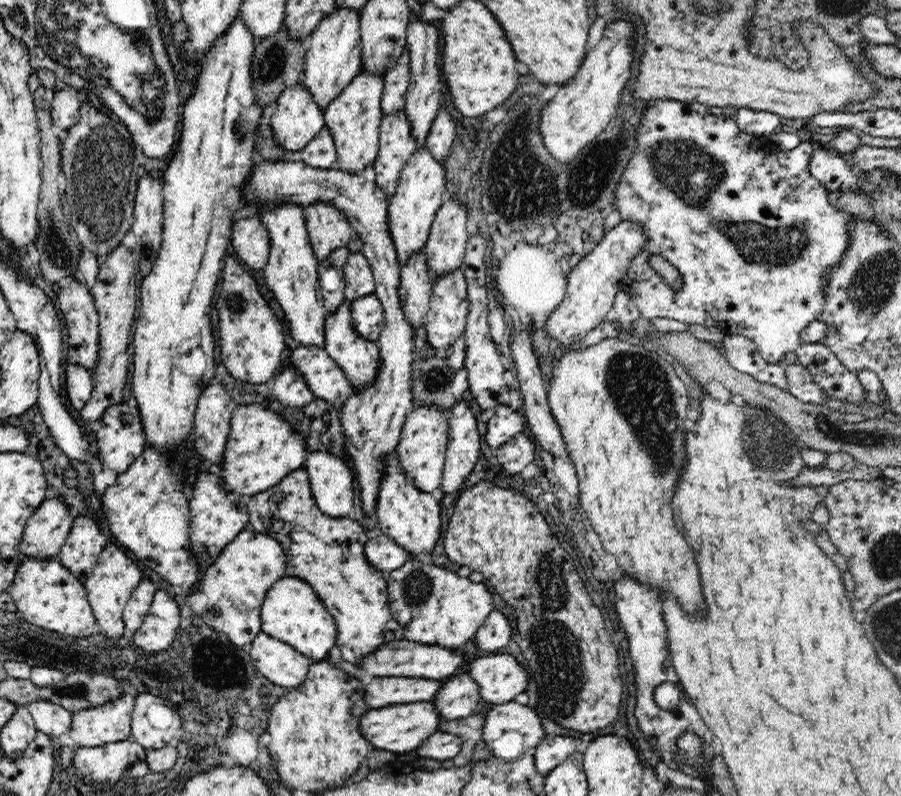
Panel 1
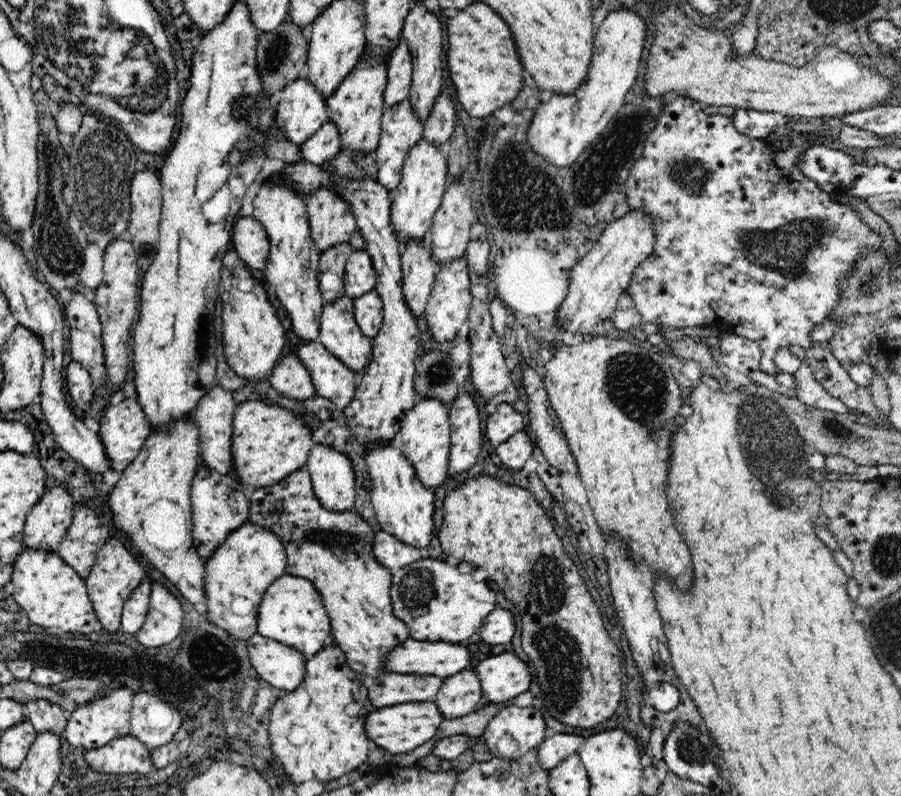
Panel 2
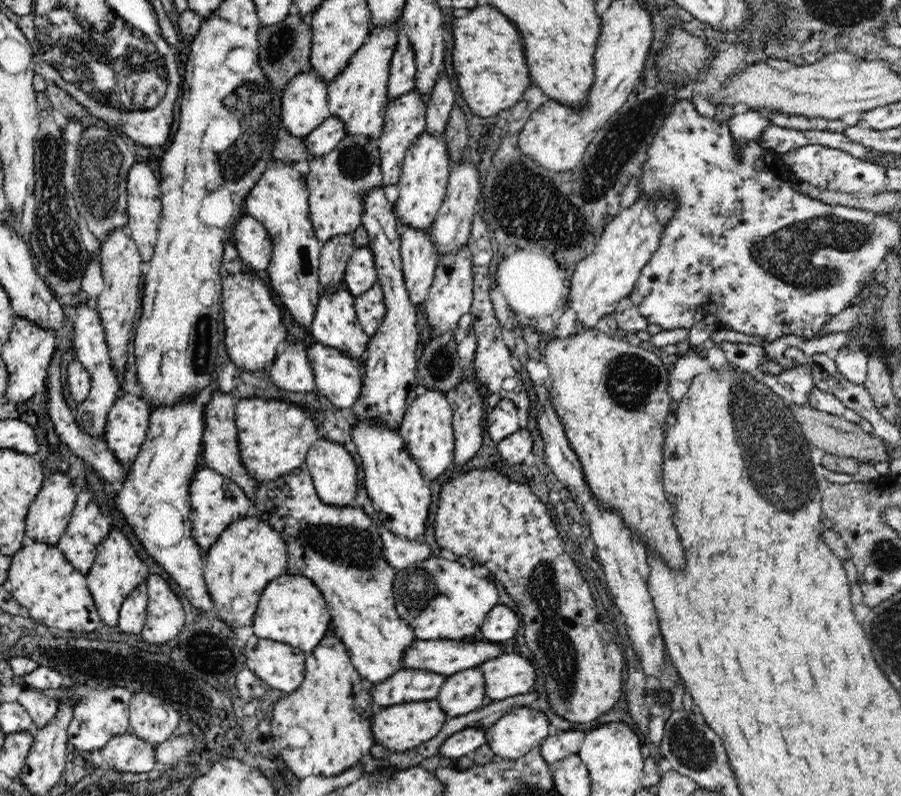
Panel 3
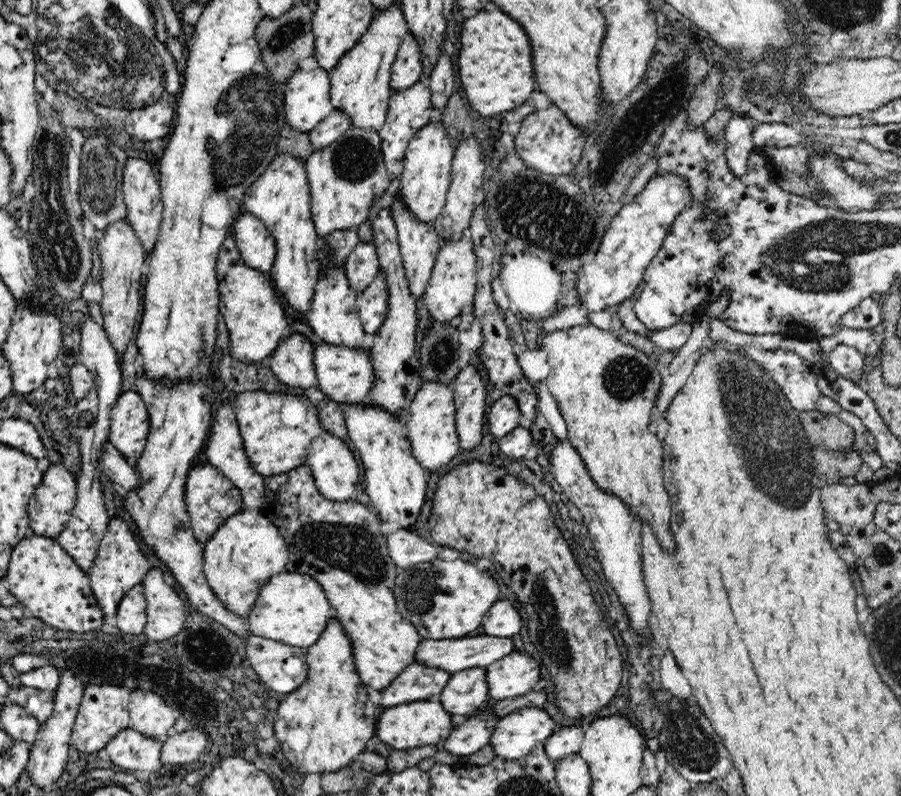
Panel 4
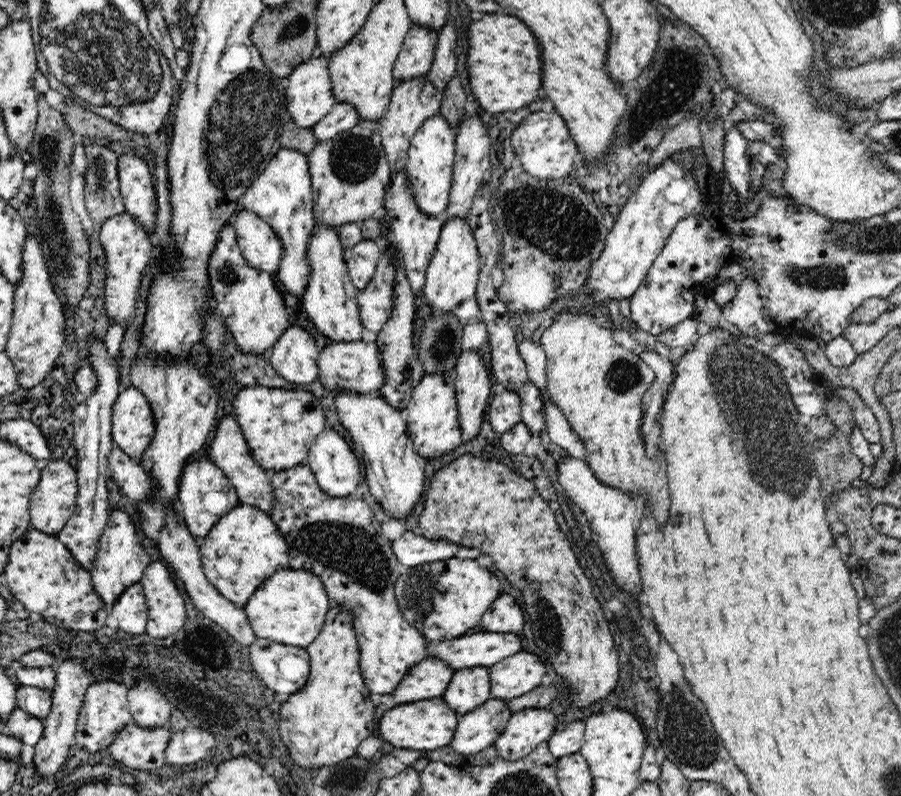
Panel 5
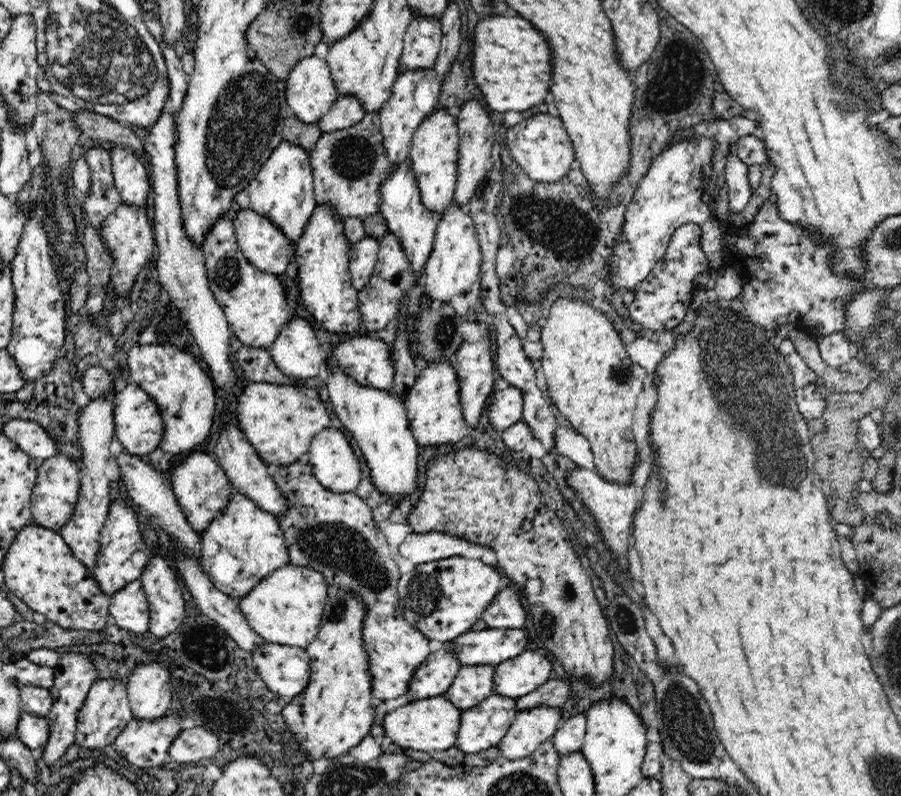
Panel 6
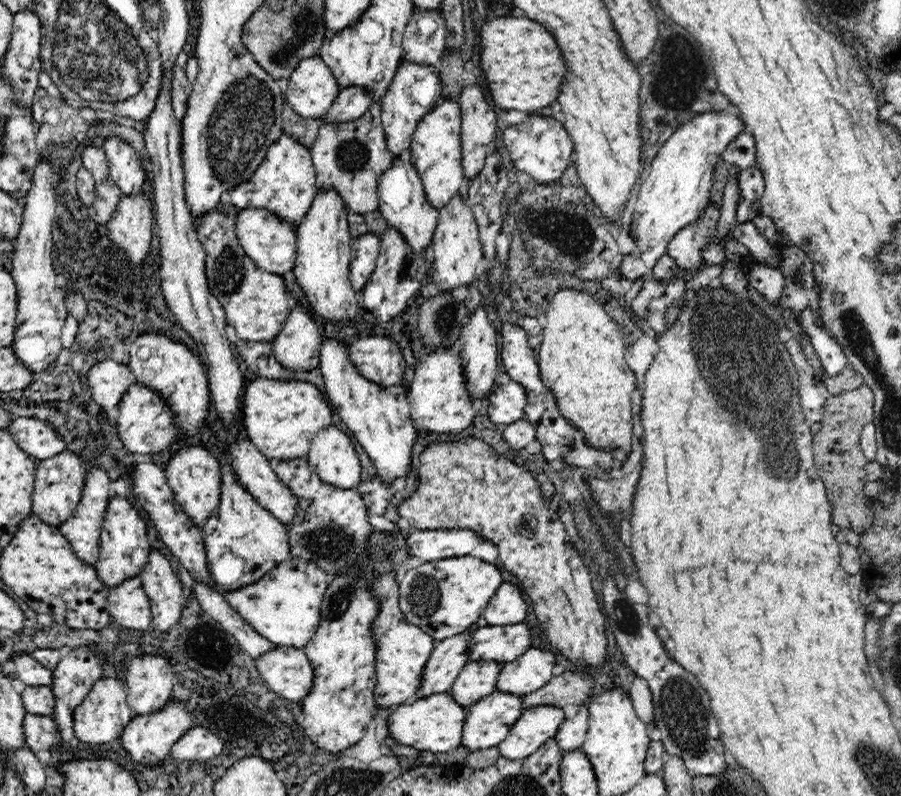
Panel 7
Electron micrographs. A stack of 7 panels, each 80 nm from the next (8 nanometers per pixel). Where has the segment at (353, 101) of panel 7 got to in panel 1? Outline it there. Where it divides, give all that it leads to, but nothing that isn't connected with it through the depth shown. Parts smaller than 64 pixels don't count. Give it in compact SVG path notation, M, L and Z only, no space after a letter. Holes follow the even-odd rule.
M327 125L308 142L307 146L304 146L304 148L297 153L297 158L309 166L318 169L336 167L336 145L334 145L331 130Z

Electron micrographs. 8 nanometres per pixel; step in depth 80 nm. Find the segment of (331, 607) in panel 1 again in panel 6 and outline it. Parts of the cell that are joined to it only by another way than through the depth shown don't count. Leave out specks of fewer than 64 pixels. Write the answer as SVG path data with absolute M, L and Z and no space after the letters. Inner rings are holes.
M304 459L286 466L269 465L269 473L288 499L287 513L278 519L285 534L289 562L296 566L309 566L321 572L328 584L346 588L348 592L355 592L362 599L367 606L364 647L370 655L369 671L372 675L373 697L383 701L383 704L385 701L400 699L408 694L414 673L430 656L430 640L420 630L411 626L400 610L397 584L401 575L388 549L386 537L372 521L370 507L355 492L332 492L324 488Z

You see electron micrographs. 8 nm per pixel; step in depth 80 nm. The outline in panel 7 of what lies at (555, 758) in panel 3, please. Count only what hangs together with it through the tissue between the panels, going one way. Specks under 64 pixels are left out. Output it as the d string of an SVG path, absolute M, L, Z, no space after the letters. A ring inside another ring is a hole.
M582 705L573 718L567 718L555 734L558 746L564 751L580 749L584 744L589 727L589 710Z

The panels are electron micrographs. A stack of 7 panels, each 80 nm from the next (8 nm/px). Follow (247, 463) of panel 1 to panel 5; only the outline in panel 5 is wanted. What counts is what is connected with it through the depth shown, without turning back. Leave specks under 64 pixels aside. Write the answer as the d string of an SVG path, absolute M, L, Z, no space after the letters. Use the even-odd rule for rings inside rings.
M256 386L244 388L234 400L234 417L259 465L286 470L305 463L312 443L328 428L318 394L308 390Z

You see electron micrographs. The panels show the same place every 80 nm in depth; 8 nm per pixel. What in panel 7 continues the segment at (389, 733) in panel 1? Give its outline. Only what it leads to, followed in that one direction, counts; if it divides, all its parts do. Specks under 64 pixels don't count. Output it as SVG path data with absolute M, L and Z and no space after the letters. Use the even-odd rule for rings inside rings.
M450 692L432 694L410 706L402 705L391 711L386 727L400 744L434 754L450 752L461 745L466 713L466 708L456 703Z

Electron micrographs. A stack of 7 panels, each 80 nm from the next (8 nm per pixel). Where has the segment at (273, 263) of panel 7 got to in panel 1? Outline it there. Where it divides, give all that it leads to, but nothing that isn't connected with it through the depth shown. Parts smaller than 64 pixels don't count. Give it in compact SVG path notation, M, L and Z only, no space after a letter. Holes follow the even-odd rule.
M258 218L236 220L231 243L239 258L254 270L262 270L269 257L269 234Z

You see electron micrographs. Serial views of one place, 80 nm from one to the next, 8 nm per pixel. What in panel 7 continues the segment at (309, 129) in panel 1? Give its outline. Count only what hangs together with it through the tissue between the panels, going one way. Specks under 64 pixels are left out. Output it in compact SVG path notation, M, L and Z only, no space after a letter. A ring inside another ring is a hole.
M316 56L298 63L290 75L285 98L300 116L321 120L339 92L340 86L333 72Z

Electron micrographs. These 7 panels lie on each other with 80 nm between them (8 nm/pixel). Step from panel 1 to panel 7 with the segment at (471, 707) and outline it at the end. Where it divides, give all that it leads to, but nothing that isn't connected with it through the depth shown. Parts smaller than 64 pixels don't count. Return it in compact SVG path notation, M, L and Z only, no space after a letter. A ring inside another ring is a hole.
M469 661L451 686L450 694L464 708L483 700L497 690L497 682L504 663Z

